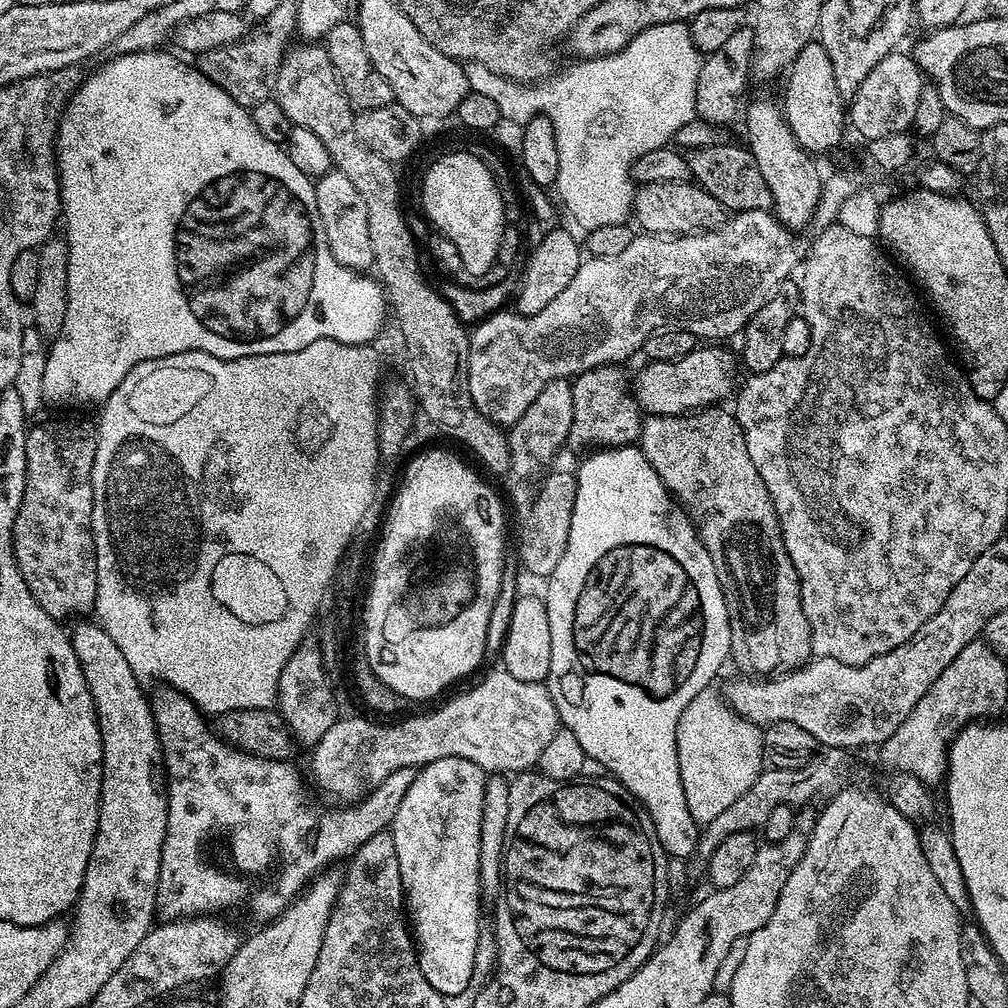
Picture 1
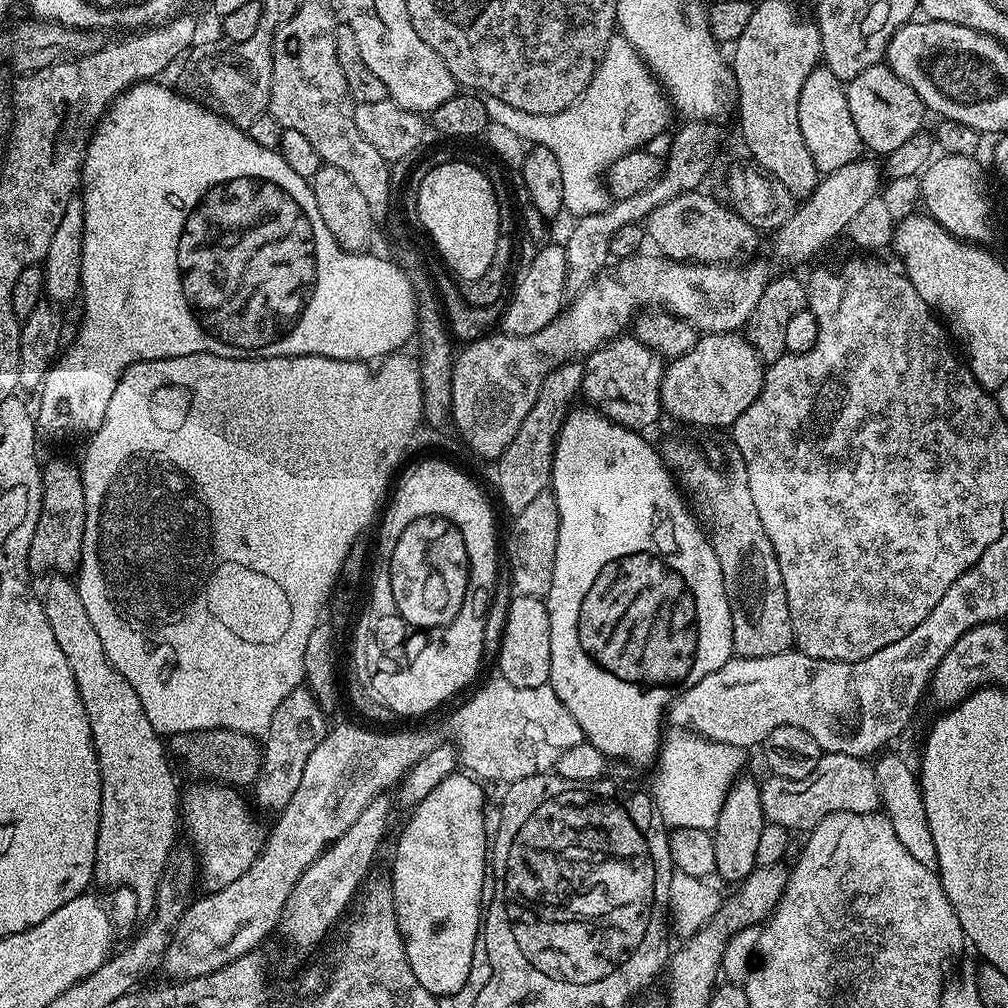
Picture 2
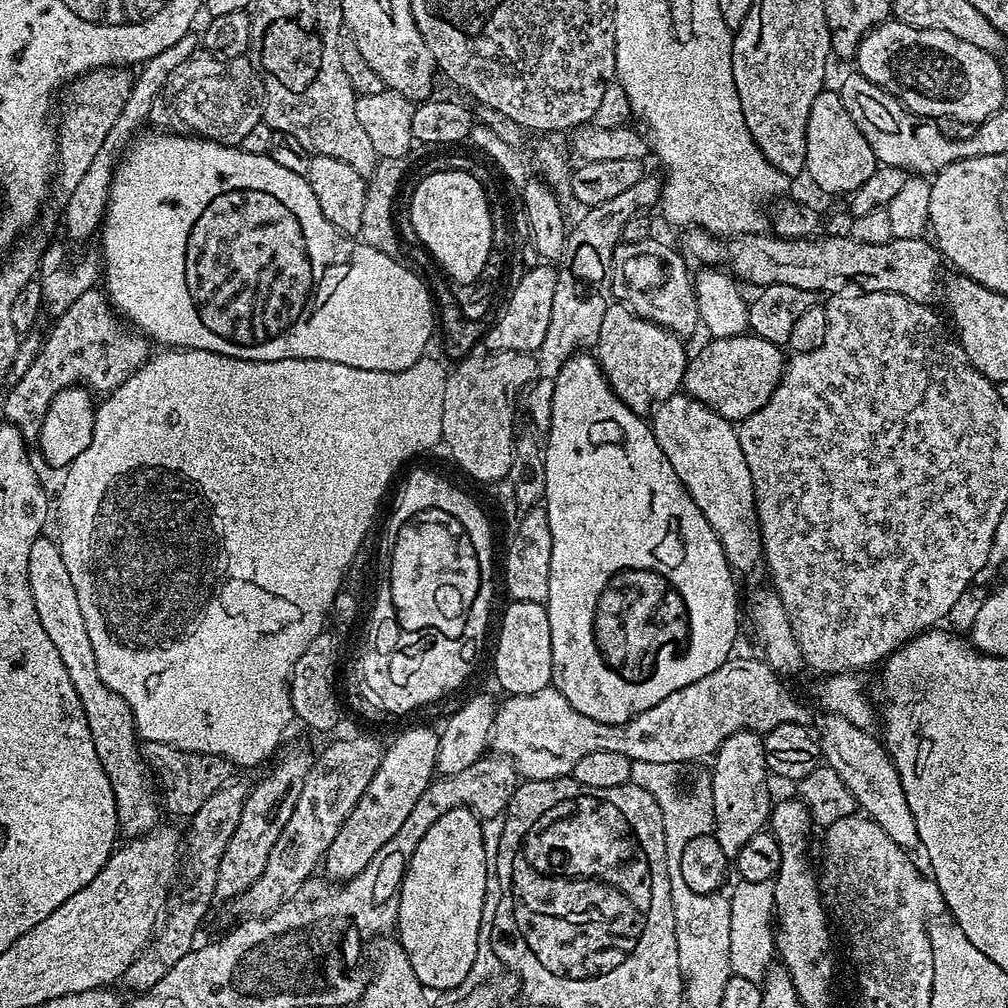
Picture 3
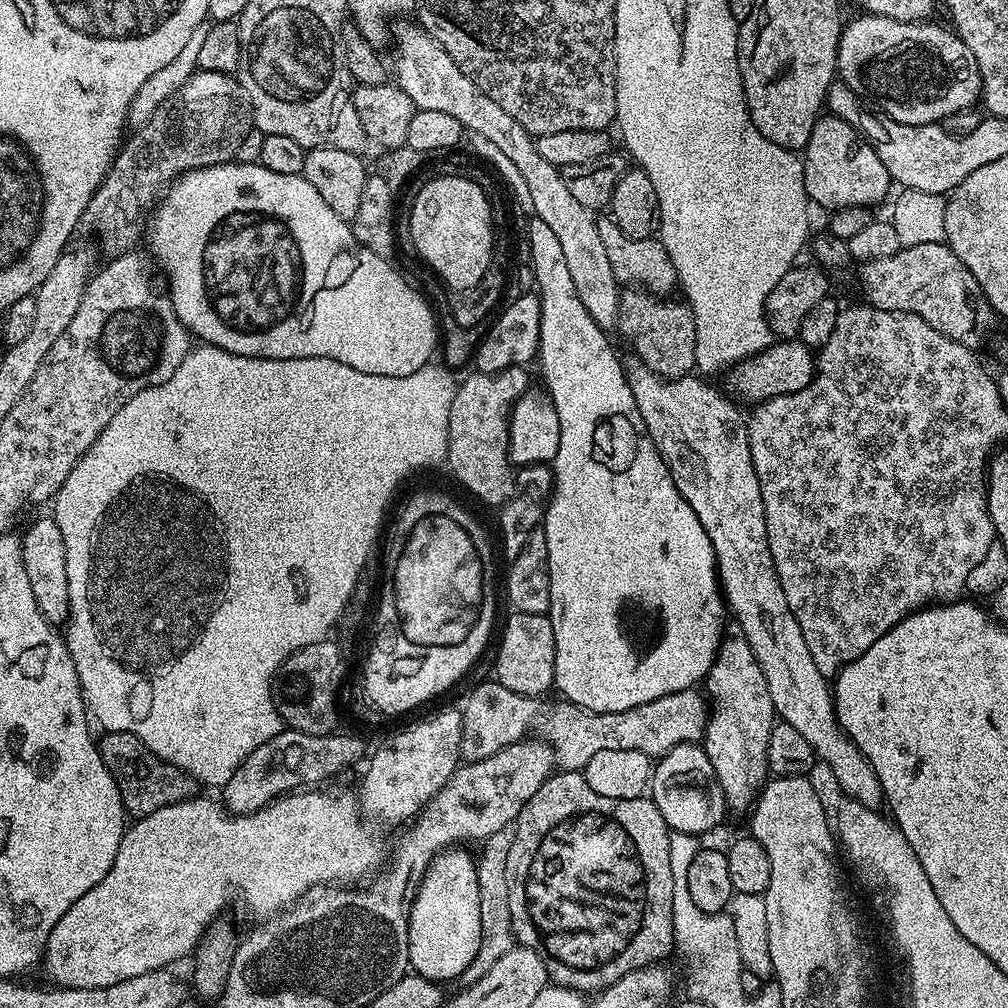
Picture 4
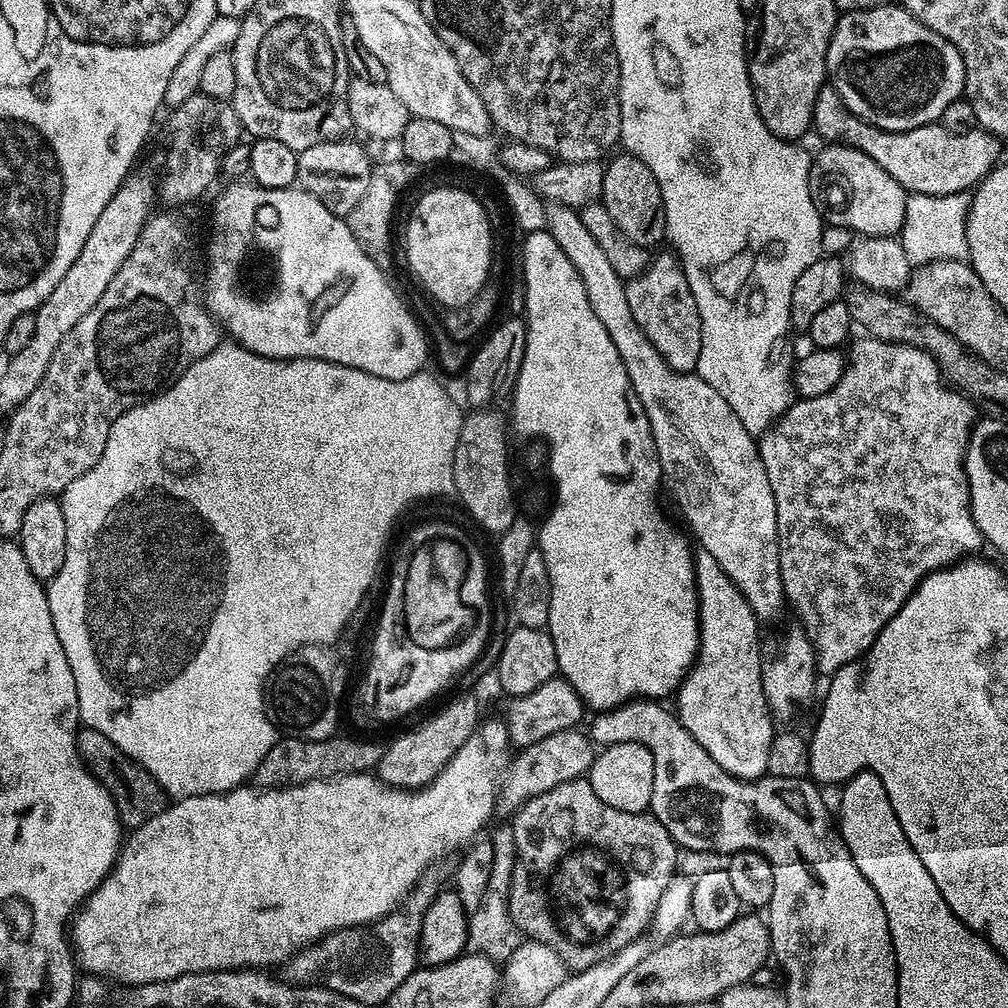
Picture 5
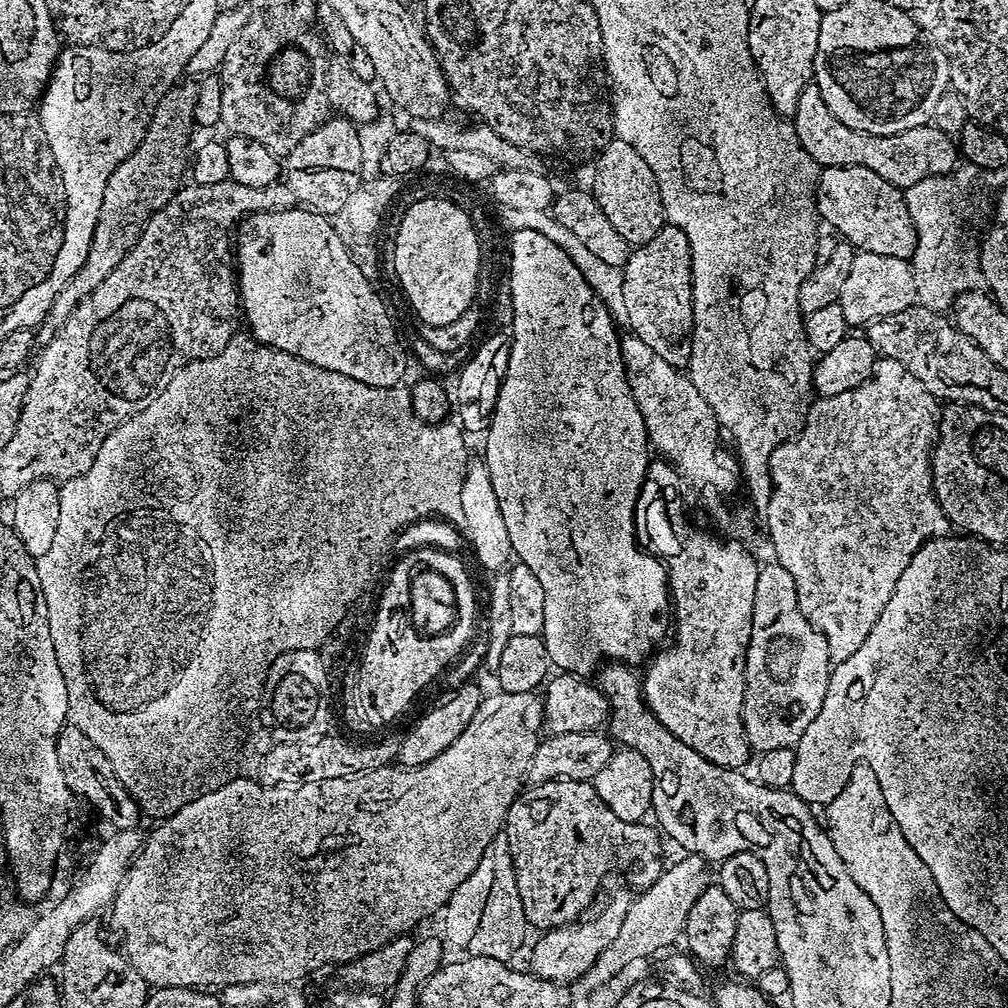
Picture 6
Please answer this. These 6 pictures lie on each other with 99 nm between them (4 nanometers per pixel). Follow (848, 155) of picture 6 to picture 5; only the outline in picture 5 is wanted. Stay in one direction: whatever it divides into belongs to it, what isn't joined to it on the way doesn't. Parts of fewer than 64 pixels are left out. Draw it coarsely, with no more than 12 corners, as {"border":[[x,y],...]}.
{"border":[[818,90],[821,141],[870,154],[905,192],[967,193],[1001,159],[1000,137],[939,123],[887,132]]}

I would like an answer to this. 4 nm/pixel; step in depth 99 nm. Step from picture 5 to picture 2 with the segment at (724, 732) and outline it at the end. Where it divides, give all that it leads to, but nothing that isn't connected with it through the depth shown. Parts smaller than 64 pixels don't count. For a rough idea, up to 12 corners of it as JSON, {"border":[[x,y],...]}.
{"border":[[741,775],[712,832],[717,877],[758,866],[760,784]]}

